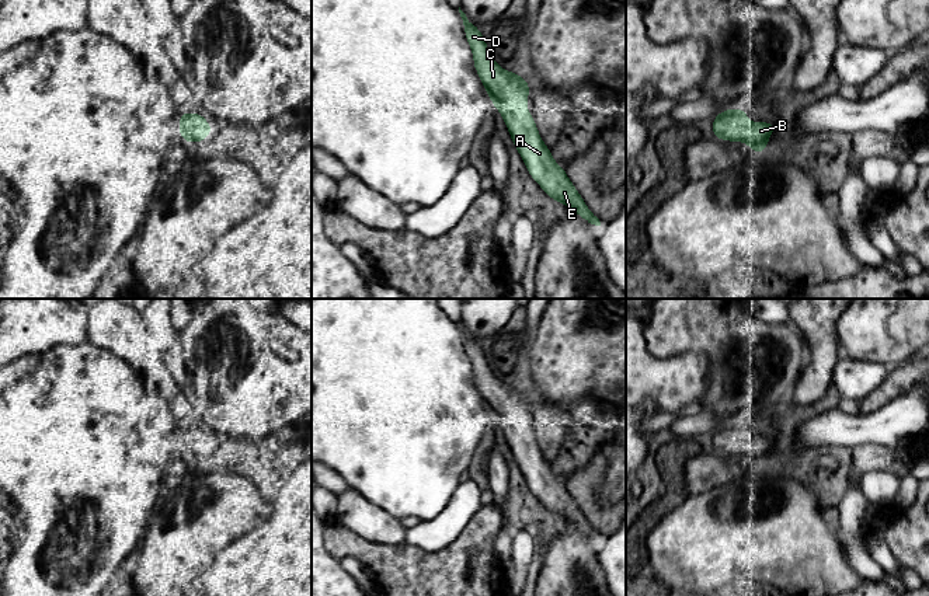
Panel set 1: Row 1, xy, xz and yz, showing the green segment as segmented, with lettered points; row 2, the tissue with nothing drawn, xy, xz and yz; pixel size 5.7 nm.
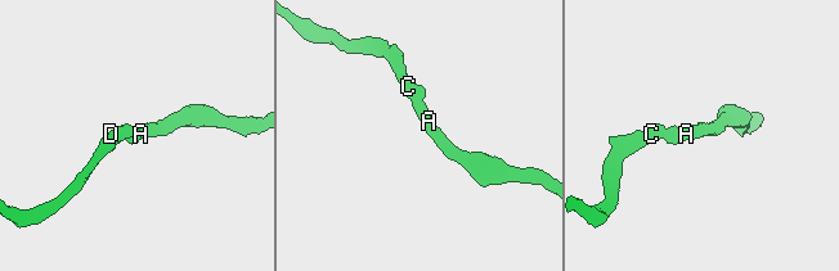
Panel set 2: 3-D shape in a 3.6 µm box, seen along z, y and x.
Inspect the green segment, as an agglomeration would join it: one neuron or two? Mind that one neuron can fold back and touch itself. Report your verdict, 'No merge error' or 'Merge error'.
No merge error

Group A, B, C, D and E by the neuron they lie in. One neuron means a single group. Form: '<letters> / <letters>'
A B C D E

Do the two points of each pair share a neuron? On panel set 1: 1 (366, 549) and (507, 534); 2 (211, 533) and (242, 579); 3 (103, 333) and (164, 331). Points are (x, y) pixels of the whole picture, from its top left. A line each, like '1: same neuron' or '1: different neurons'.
1: different neurons
2: different neurons
3: different neurons

